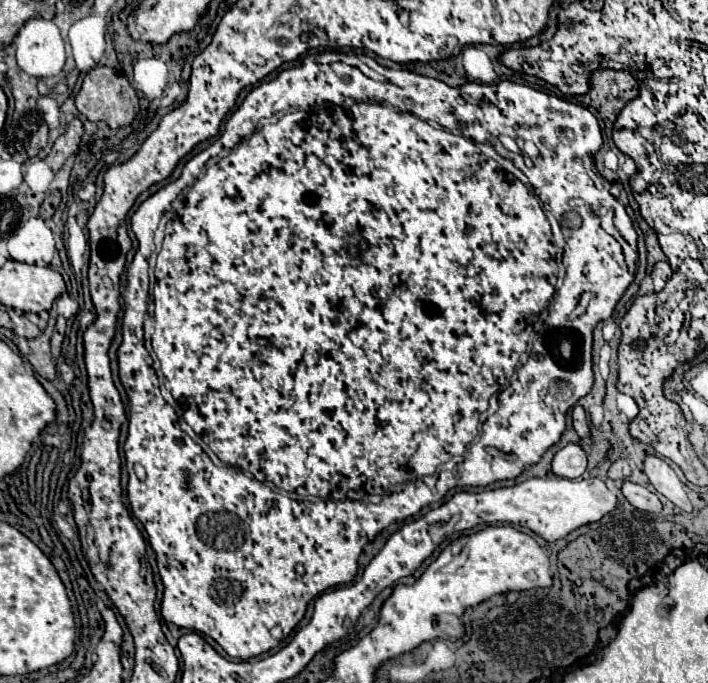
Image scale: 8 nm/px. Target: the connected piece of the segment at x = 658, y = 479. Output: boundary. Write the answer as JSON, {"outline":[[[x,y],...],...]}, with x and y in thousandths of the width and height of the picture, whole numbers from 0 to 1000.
{"outline":[[[912,669],[910,690],[912,690],[918,707],[924,710],[924,716],[932,725],[938,725],[941,731],[946,731],[963,748],[977,751],[977,739],[975,739],[975,734],[969,728],[966,707],[955,698],[955,693],[949,690],[949,684],[941,675],[935,675],[932,669]]]}

